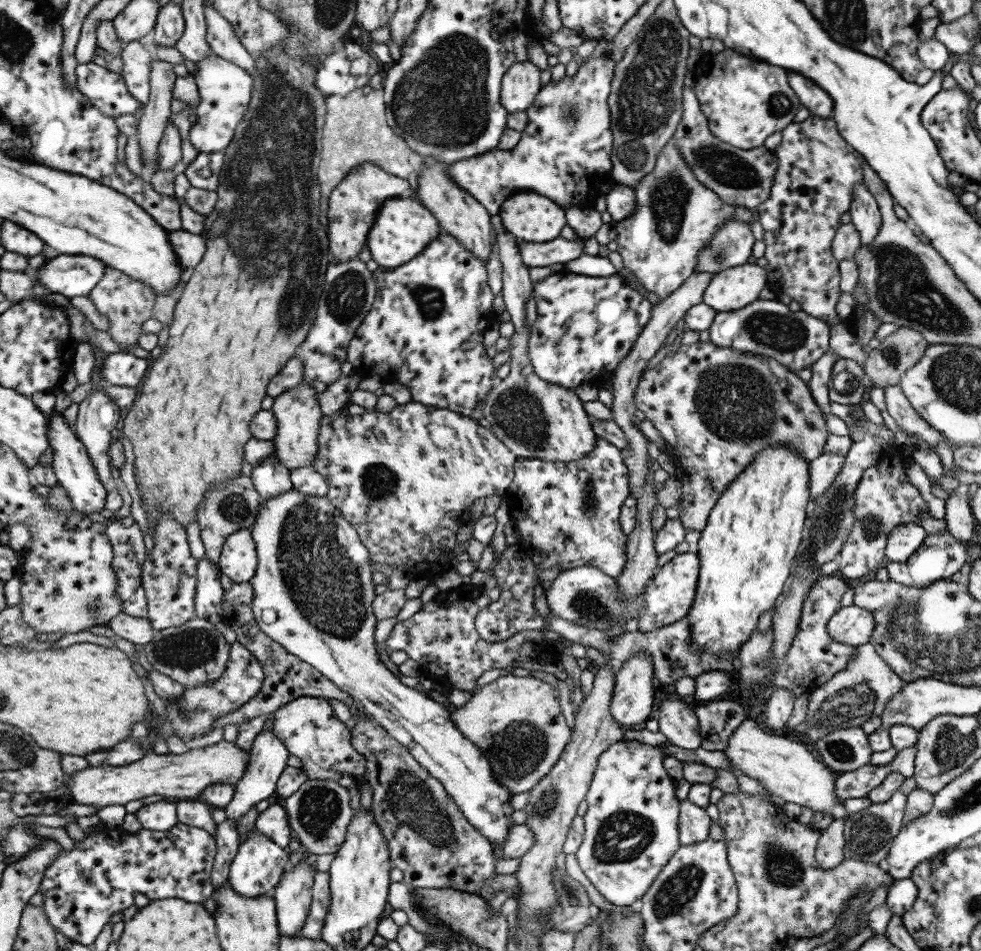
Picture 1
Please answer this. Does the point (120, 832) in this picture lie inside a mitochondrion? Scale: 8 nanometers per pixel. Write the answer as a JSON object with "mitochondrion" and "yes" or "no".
{"mitochondrion":"no"}

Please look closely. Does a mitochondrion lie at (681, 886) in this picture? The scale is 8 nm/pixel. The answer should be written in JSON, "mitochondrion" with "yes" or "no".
{"mitochondrion":"yes"}

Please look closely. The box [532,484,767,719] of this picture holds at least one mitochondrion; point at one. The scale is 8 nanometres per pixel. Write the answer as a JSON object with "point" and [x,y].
{"point":[590,605]}

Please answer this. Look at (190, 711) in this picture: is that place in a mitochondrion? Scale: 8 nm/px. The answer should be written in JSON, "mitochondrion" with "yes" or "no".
{"mitochondrion":"yes"}

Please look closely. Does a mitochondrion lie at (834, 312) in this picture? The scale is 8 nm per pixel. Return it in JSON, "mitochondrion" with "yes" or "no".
{"mitochondrion":"no"}

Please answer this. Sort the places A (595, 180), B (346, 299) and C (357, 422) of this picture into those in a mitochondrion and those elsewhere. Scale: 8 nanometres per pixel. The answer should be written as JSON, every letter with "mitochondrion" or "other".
{"A":"other","B":"mitochondrion","C":"other"}

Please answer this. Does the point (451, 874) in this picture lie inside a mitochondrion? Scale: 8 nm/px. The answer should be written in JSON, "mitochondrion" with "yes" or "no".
{"mitochondrion":"no"}

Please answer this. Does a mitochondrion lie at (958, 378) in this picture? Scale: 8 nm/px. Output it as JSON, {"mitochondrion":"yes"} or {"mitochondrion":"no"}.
{"mitochondrion":"yes"}

